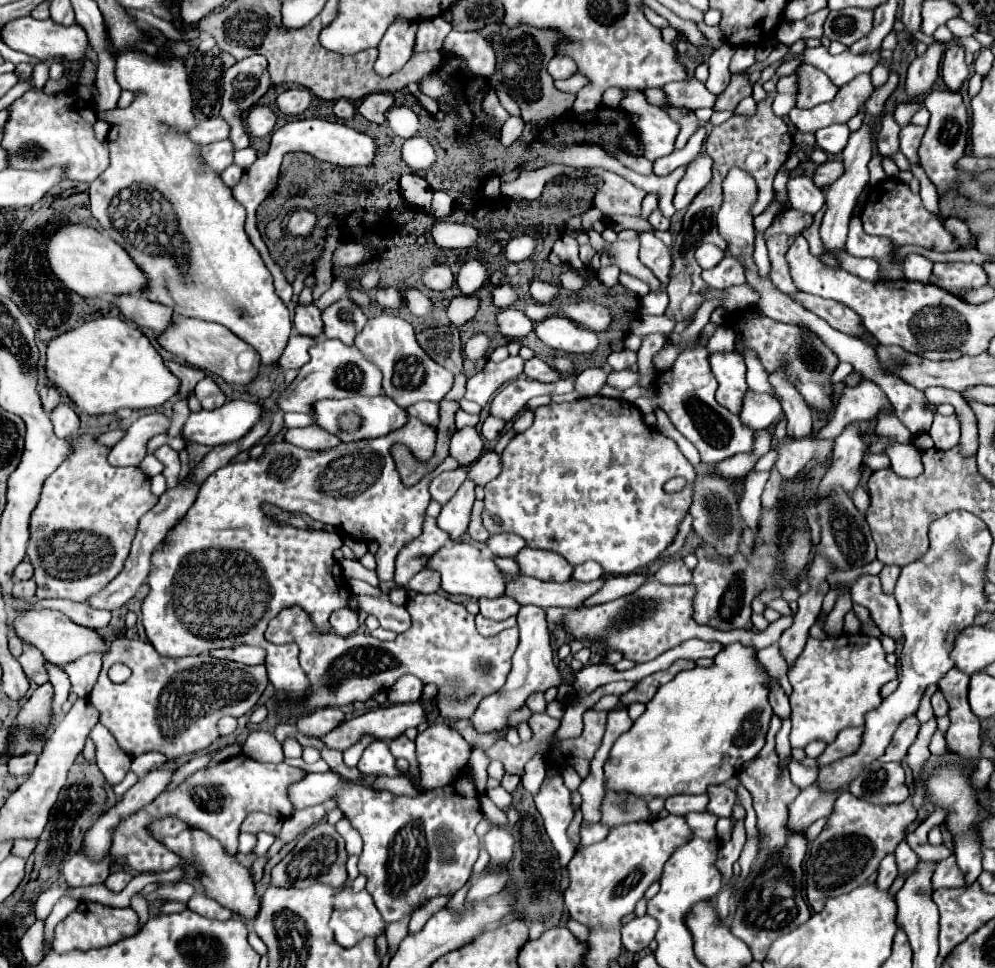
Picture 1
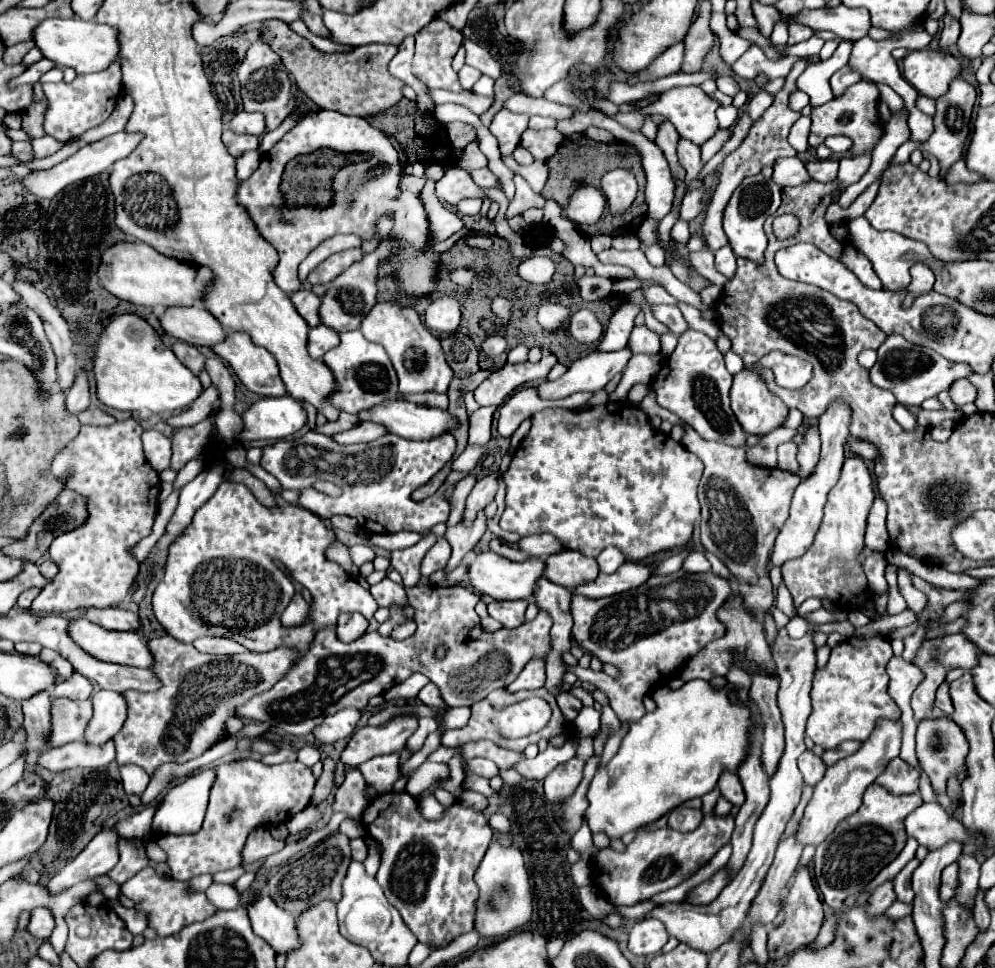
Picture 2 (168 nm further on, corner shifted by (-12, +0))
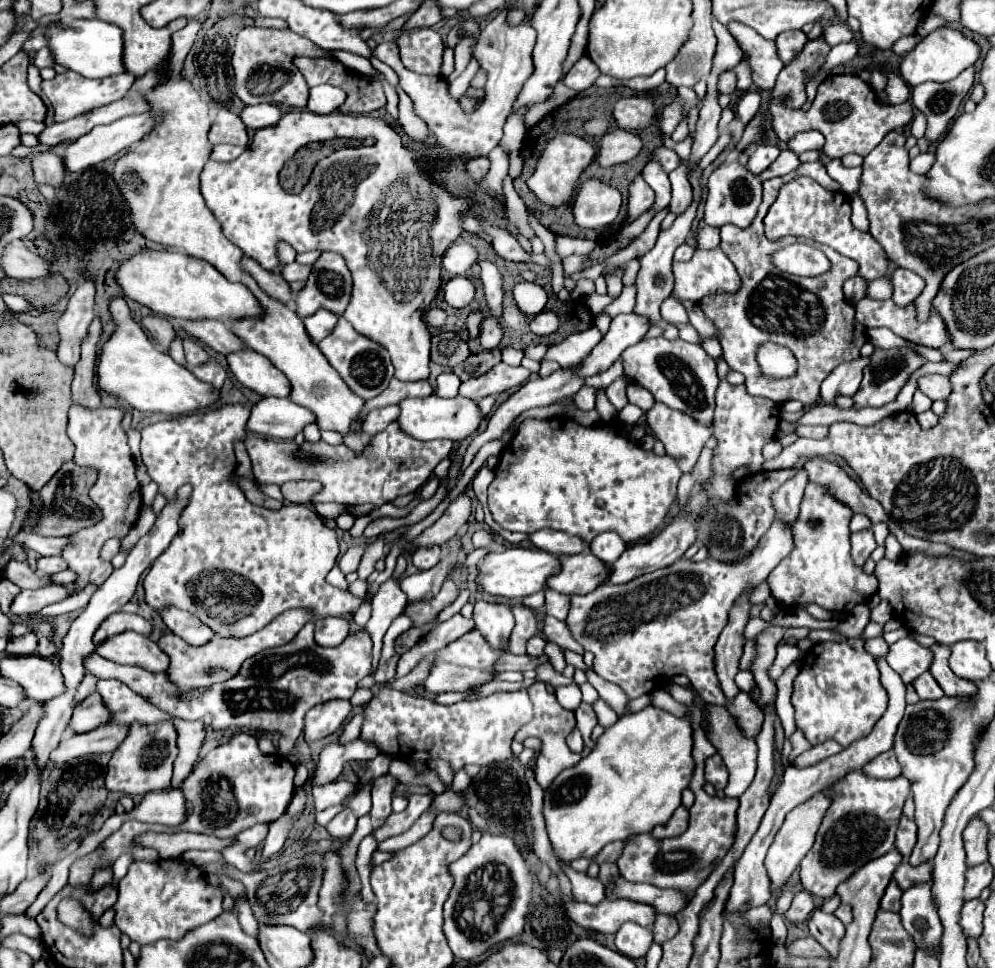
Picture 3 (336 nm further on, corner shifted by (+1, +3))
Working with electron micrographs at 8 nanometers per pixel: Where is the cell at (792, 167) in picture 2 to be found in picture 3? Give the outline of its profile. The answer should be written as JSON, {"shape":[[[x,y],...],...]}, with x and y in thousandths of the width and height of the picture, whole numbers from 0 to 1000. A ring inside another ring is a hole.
{"shape":[[[765,149],[765,151],[761,151],[757,155],[751,174],[757,180],[765,180],[767,176],[771,176],[771,171],[775,171],[775,167],[779,167],[779,163],[783,163],[783,153],[781,151],[773,151],[773,149]]]}

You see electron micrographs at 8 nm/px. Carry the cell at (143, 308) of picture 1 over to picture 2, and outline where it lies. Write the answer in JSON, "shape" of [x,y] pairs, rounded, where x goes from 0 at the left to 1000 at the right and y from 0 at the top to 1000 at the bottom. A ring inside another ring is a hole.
{"shape":[[[203,315],[189,319],[167,319],[159,325],[159,330],[169,346],[193,356],[213,358],[229,348],[229,342],[221,336],[221,332]]]}

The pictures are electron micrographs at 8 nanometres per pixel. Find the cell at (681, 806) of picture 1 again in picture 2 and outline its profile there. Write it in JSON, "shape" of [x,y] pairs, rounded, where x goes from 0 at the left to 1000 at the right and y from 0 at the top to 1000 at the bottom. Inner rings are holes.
{"shape":[[[681,834],[671,842],[671,854],[679,856],[683,861],[693,861],[706,850],[706,838],[704,836],[691,836],[691,834]]]}

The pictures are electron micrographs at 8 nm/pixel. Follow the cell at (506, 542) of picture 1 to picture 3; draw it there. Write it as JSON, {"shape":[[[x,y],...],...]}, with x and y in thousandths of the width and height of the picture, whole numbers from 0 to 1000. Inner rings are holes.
{"shape":[[[540,548],[536,552],[532,552],[532,560],[546,568],[546,570],[554,570],[554,572],[582,572],[592,568],[592,564],[580,556],[580,554],[570,554],[568,550],[560,550],[560,548]]]}

